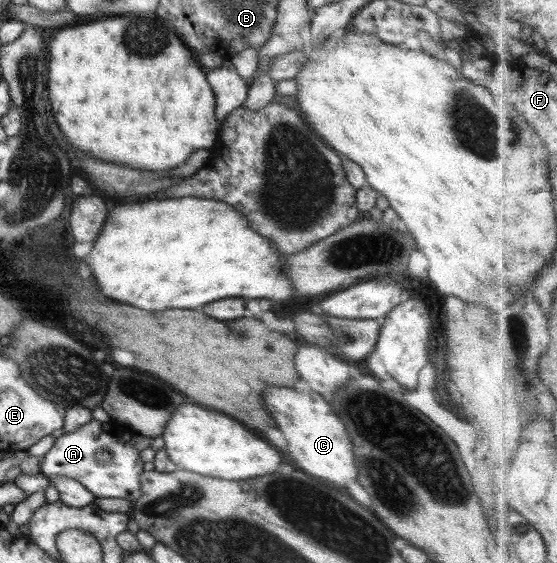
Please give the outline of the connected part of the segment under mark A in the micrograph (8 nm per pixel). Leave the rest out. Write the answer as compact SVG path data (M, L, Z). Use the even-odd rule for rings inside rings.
M91 419L88 423L77 427L70 433L62 434L54 440L53 445L42 456L39 473L48 481L56 476L75 479L83 485L94 498L124 499L129 502L140 497L140 474L143 472L142 460L134 449L137 436L126 431L125 434L117 432L116 426L111 422L98 422ZM105 449L109 458L104 463L94 459L95 451Z

